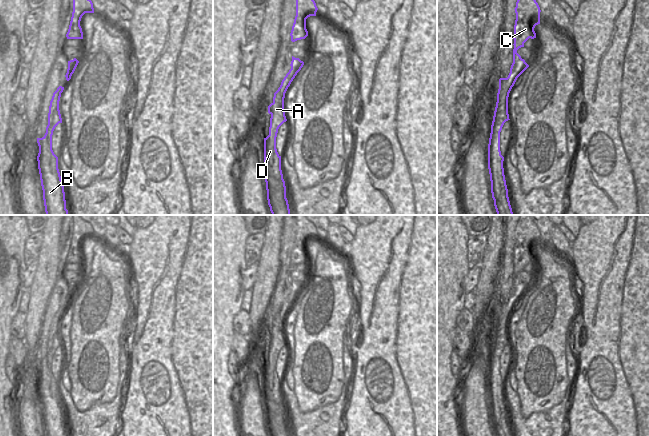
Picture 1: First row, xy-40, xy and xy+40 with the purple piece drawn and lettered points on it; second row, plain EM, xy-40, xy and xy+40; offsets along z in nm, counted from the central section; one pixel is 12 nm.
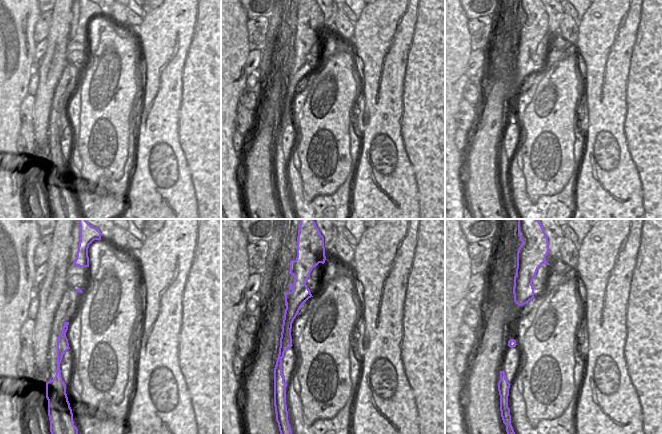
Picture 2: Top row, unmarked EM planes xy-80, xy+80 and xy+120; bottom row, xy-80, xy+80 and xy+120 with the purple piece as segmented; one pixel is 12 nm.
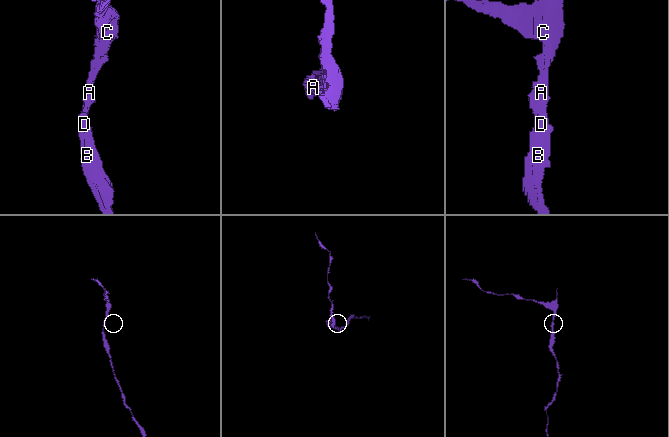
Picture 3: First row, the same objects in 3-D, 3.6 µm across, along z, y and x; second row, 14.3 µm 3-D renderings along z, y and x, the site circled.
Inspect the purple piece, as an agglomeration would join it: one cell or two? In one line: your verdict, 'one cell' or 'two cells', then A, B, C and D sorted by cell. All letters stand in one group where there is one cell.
two cells; A B D / C

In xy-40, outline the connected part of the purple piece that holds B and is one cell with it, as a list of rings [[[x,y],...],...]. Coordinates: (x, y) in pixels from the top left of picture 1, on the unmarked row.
[[[59,310],[53,317],[48,337],[48,349],[42,362],[37,362],[39,377],[37,380],[38,393],[45,436],[68,436],[64,410],[58,393],[58,381],[52,374],[52,359],[55,351],[62,347],[59,325],[64,311]]]

